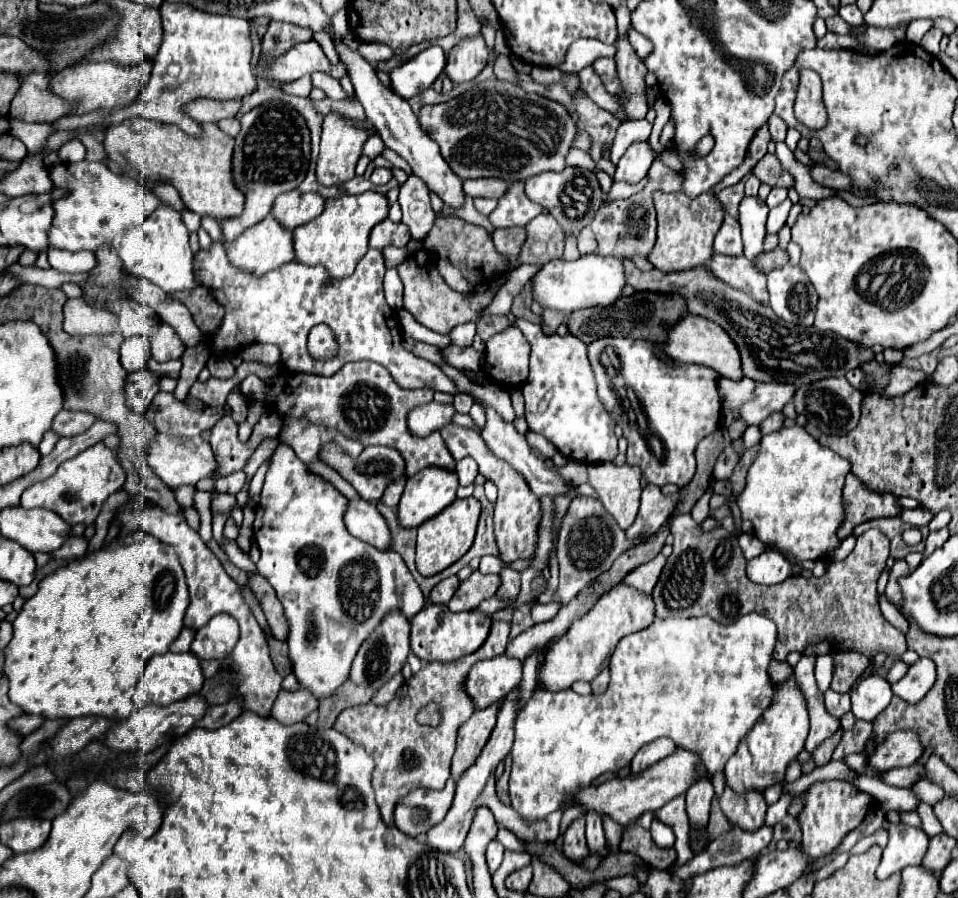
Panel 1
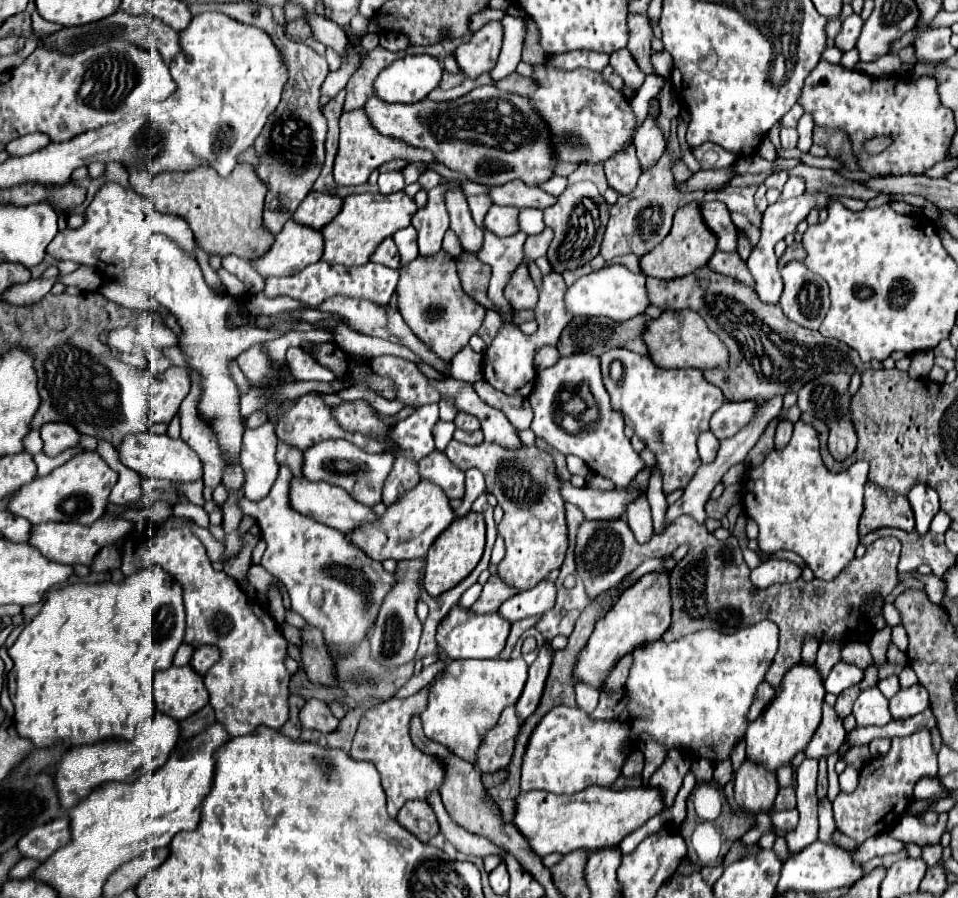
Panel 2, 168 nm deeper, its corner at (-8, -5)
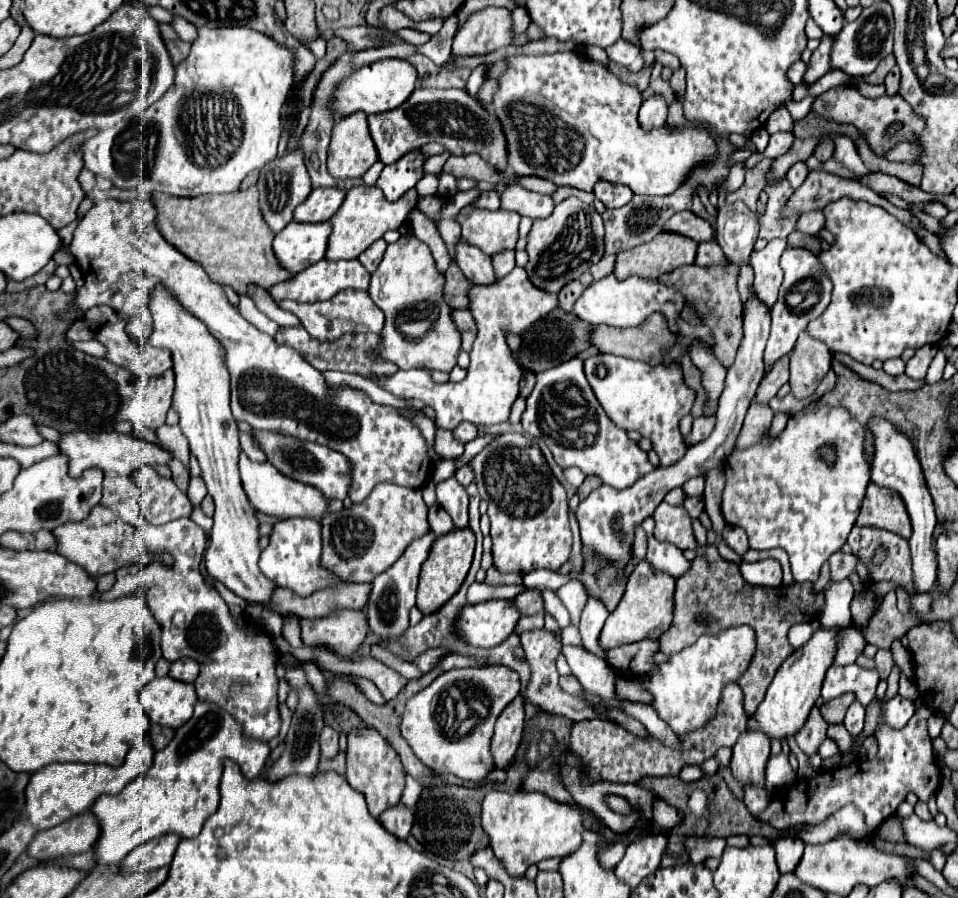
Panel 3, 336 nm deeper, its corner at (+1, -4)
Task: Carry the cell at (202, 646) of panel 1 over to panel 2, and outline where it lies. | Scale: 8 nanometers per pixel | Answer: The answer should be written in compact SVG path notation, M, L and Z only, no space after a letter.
M197 647L195 653L193 653L193 659L191 659L191 667L199 673L199 675L205 675L209 671L209 667L221 657L221 651L217 651L217 647Z

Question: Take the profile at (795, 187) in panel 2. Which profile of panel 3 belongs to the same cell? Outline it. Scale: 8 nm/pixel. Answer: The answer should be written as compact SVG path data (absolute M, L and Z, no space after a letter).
M796 162L792 168L790 168L790 172L788 172L788 182L792 184L792 188L798 188L798 186L802 186L802 182L804 182L804 178L808 176L808 166L806 166L806 162Z

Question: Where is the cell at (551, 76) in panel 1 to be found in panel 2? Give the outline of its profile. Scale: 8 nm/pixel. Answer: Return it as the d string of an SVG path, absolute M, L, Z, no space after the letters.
M511 73L505 79L501 79L497 83L497 87L501 91L509 91L509 93L517 93L517 95L529 95L531 91L537 89L537 81L531 77L523 77L519 73Z

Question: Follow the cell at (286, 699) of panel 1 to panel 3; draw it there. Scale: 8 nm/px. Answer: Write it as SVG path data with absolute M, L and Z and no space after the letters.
M324 726L322 734L320 734L320 748L322 748L322 756L324 758L334 758L338 754L338 732L332 730L330 726Z

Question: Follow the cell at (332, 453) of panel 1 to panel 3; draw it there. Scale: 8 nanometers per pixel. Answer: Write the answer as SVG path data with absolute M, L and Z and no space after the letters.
M252 430L252 434L258 442L258 448L266 454L266 460L276 466L278 472L320 490L330 500L346 498L350 486L350 462L340 452L328 450L326 446L314 442L300 442L298 438L288 438L286 434L264 434L260 430Z

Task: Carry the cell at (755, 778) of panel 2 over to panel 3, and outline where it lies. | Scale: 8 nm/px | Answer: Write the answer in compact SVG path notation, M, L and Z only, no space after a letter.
M746 730L740 734L738 742L732 748L732 774L742 784L752 782L758 786L764 786L764 770L766 760L770 756L770 738L764 732Z

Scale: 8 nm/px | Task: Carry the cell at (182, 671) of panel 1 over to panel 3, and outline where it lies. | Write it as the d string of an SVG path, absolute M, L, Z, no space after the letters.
M170 676L154 678L140 692L140 702L148 718L154 724L168 726L174 730L184 726L184 722L192 718L196 700L198 696L192 684L172 680Z

